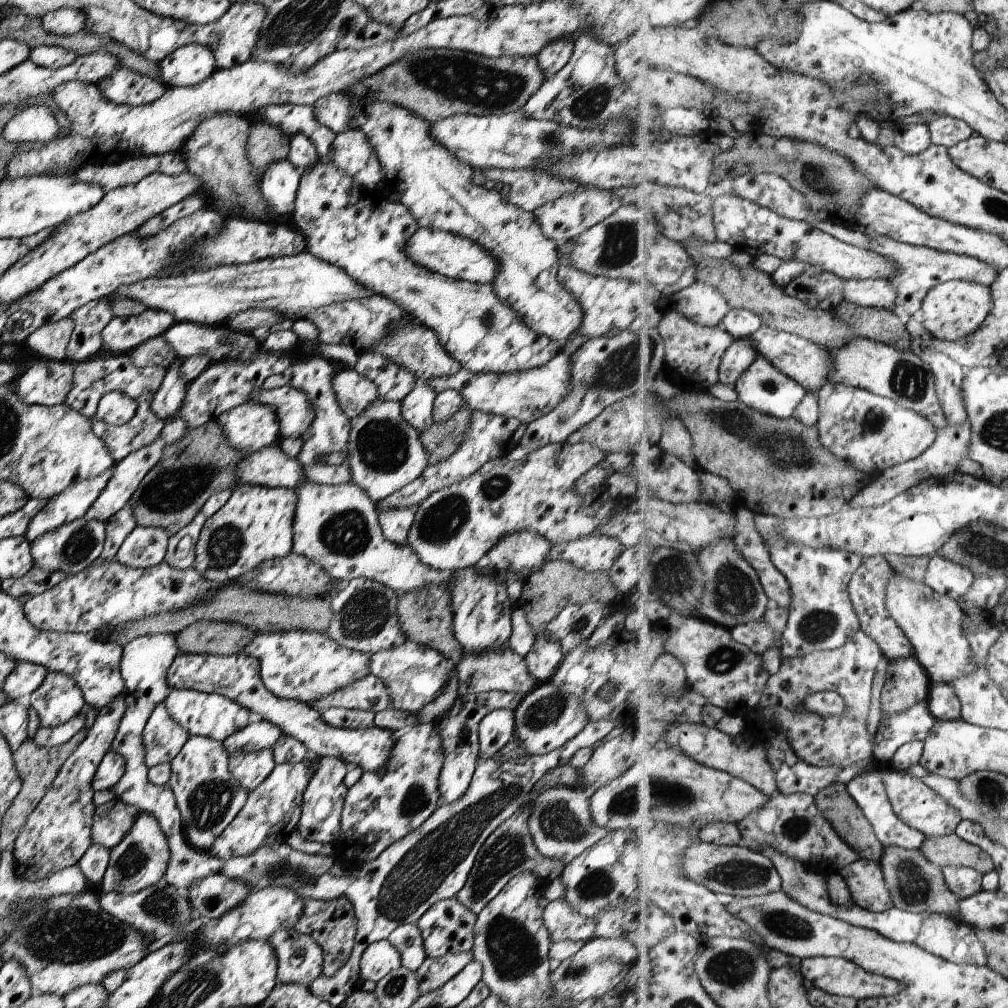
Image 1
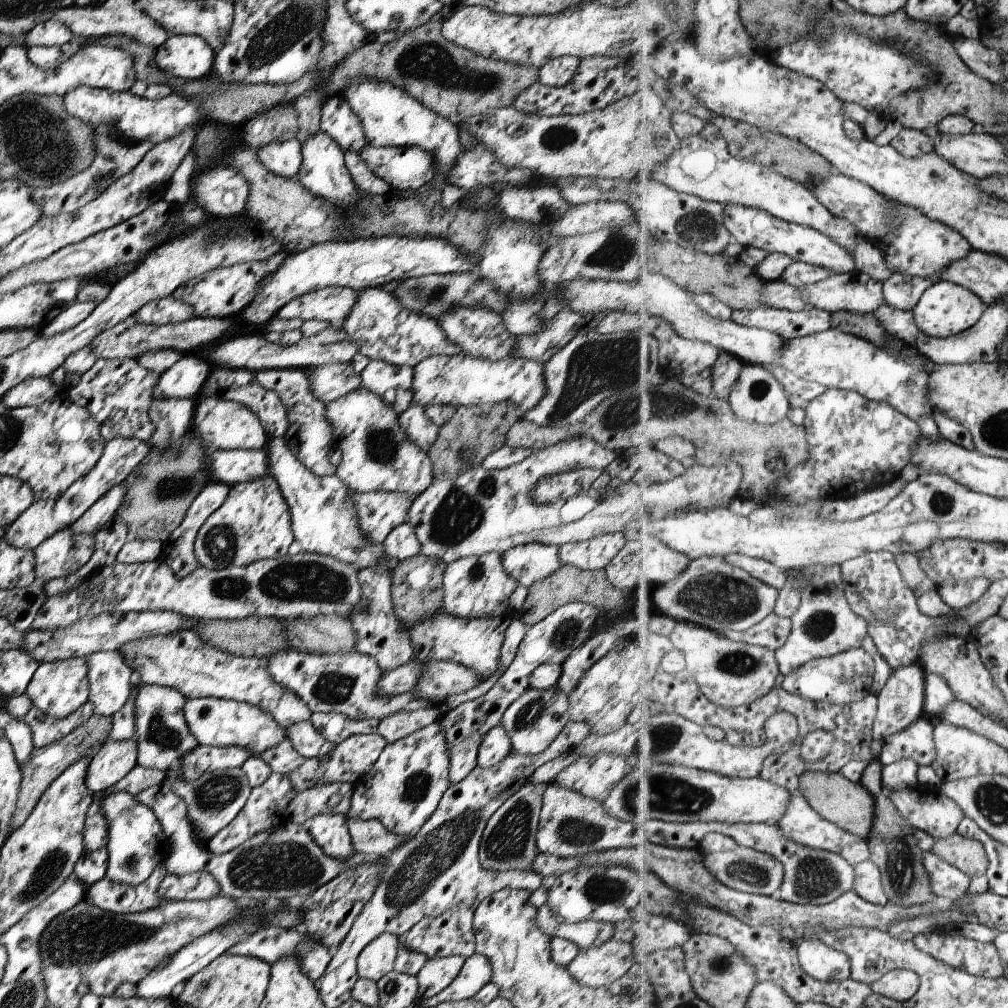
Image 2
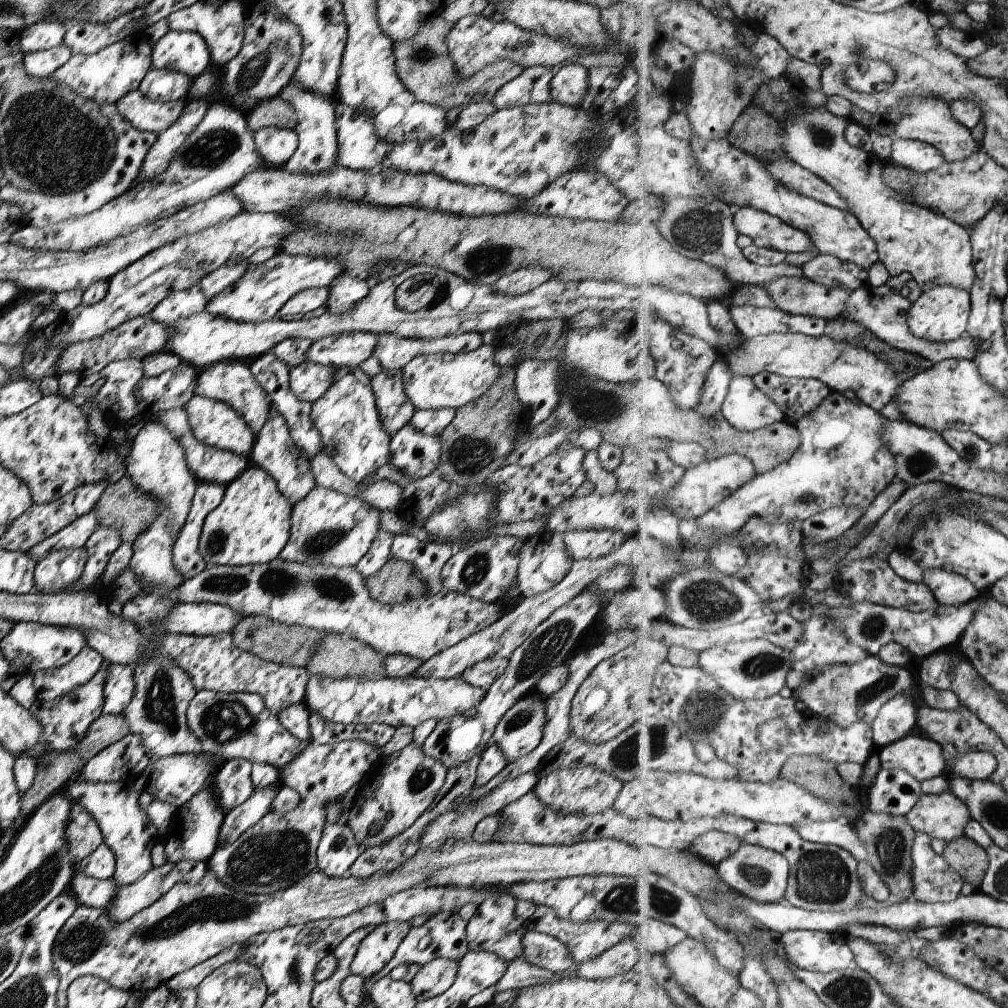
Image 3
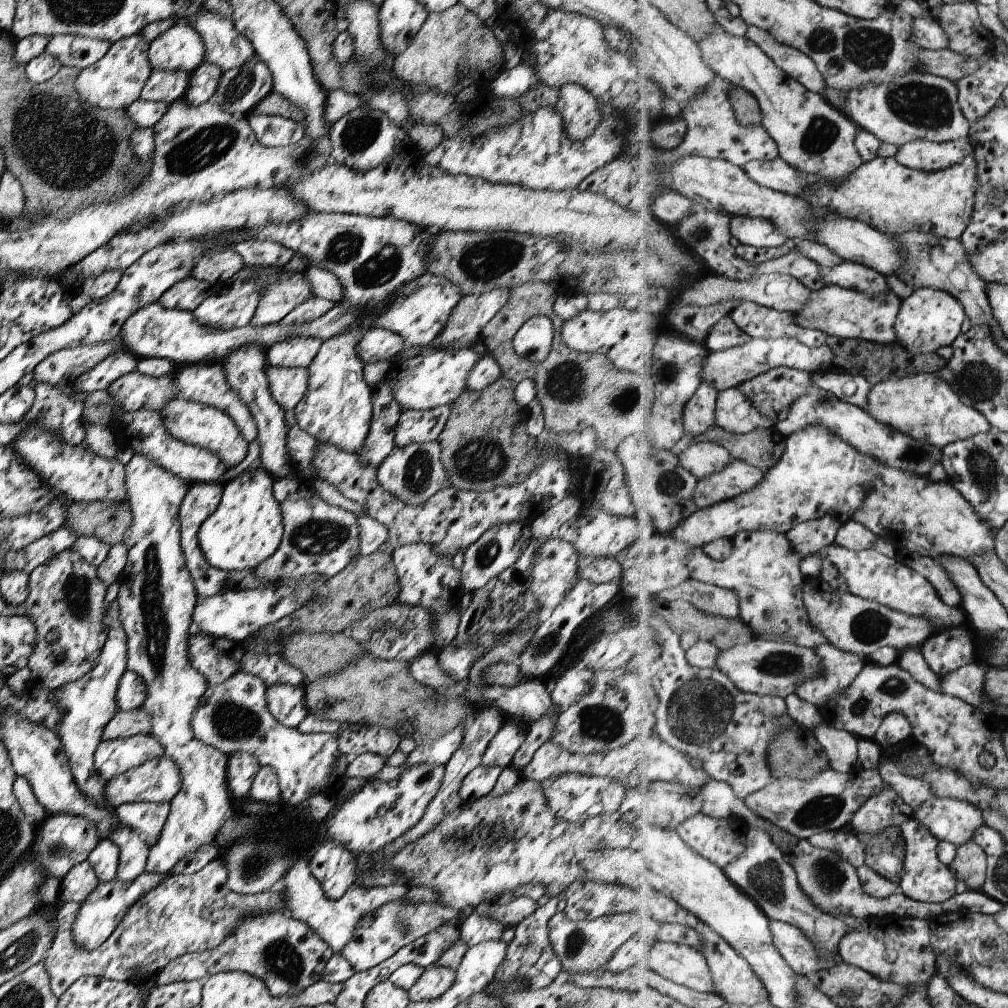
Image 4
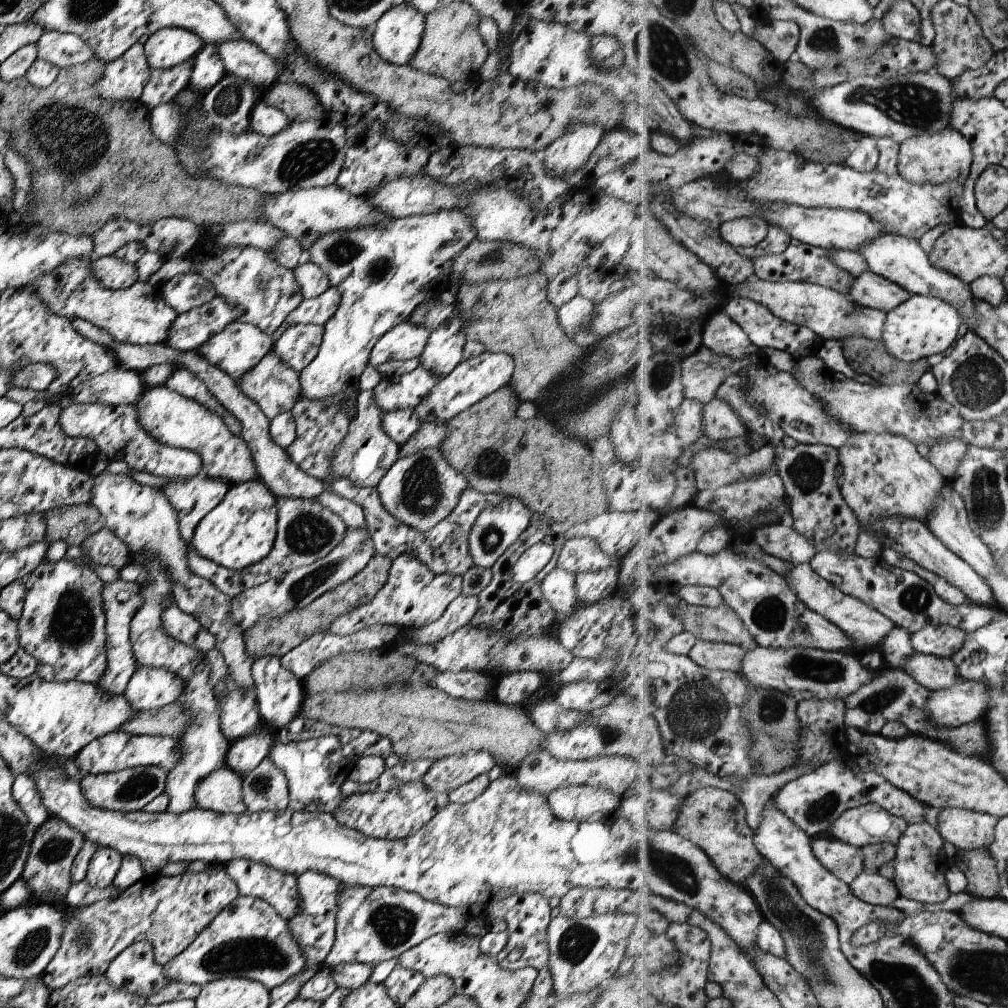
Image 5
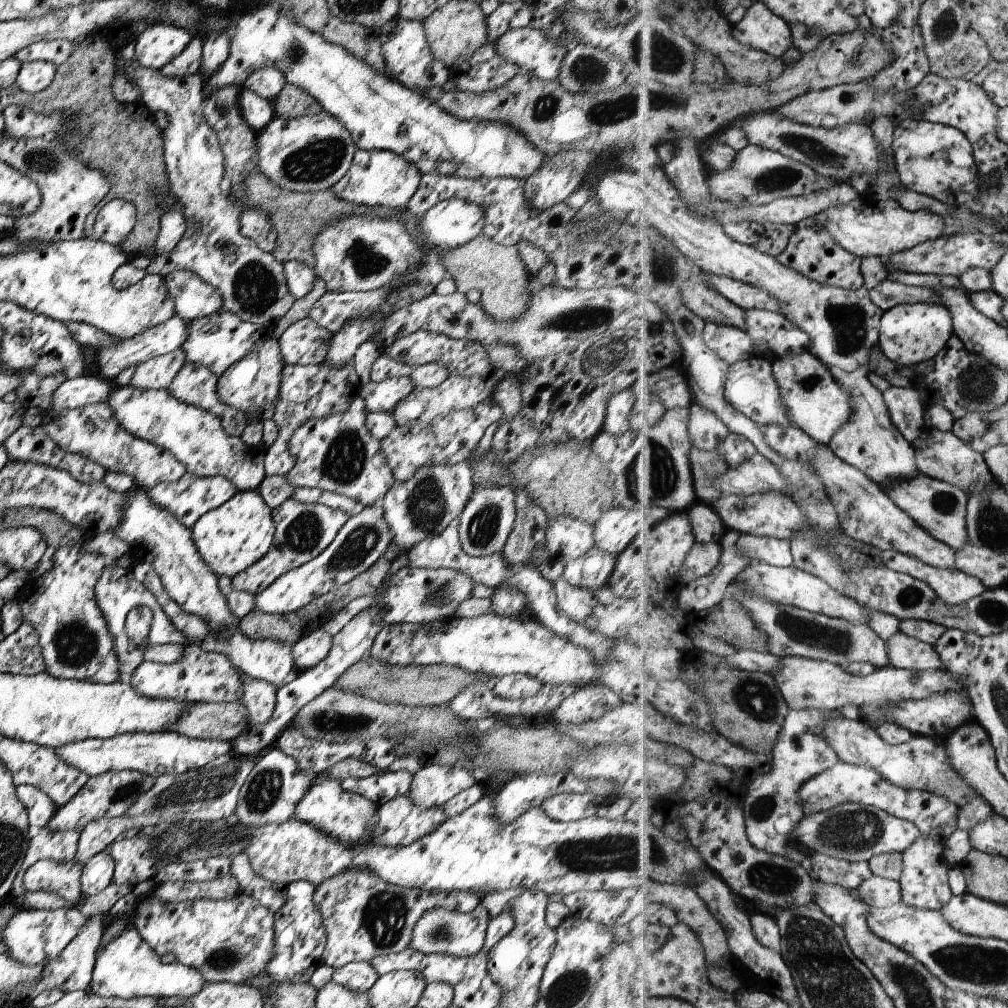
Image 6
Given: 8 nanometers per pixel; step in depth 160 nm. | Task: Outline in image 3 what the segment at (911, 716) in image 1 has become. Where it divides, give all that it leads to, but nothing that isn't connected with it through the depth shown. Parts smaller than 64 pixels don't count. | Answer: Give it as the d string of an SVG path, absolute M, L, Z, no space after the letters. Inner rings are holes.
M916 731L878 750L882 769L901 768L923 782L944 775L946 759L941 744Z

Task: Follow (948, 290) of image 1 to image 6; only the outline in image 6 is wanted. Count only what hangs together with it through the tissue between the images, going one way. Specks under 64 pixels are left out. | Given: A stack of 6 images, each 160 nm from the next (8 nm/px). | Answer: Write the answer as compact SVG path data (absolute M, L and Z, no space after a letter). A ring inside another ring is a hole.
M933 302L908 303L885 311L879 328L882 352L892 362L901 366L913 366L935 359L950 343L954 333L954 321L950 310Z

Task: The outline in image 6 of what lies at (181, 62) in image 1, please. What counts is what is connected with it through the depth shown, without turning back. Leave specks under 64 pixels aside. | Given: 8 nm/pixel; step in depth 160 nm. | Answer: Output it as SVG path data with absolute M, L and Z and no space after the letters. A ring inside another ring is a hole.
M155 23L136 36L133 59L143 68L159 71L181 54L192 32L173 24Z

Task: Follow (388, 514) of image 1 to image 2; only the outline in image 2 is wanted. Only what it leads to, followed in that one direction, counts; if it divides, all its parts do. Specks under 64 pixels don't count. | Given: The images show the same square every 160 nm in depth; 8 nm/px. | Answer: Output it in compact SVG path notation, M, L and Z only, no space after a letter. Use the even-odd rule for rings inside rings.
M405 520L398 524L381 543L383 554L389 560L403 560L420 552L420 544L412 526Z

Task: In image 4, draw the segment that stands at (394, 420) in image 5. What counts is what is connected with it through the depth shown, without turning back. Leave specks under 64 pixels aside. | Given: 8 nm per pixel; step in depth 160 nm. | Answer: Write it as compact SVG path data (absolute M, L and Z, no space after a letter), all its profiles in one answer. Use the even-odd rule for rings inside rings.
M442 405L439 407L431 408L429 410L407 410L401 411L399 414L399 420L395 424L395 430L393 430L395 446L397 448L403 448L407 444L422 444L423 442L436 441L437 436L443 430L445 422L450 414L450 406Z

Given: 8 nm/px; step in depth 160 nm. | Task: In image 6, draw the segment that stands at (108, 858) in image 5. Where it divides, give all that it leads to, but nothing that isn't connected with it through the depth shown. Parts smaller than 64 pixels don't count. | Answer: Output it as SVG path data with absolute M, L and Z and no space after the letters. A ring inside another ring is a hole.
M111 844L89 858L79 870L81 895L84 898L97 895L112 883L114 863L113 858L109 856L109 846Z

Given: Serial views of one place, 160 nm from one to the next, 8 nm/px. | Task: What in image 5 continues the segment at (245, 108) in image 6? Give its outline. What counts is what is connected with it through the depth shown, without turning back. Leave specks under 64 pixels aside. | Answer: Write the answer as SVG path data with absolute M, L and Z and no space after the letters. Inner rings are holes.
M259 100L251 110L248 129L262 136L275 136L289 126L289 120L278 109Z

